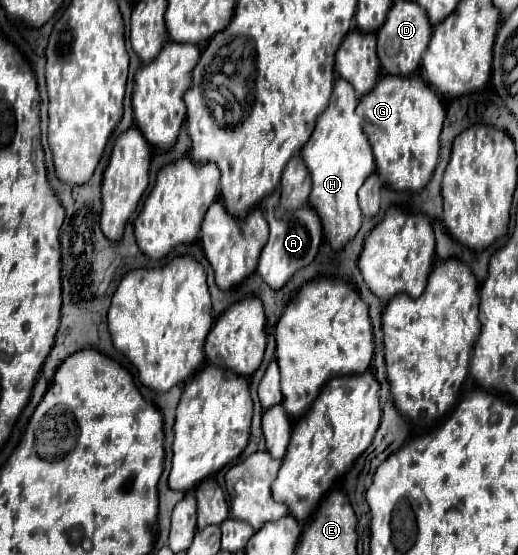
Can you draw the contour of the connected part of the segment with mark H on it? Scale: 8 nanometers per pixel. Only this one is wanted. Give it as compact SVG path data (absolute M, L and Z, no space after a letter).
M338 77L334 81L330 105L318 117L316 129L302 149L302 157L312 175L312 193L308 197L308 203L320 213L324 235L334 249L342 249L344 243L358 233L362 223L362 213L358 207L358 189L364 183L364 177L374 171L372 147L364 137L360 117L354 113L356 101L358 95L352 85Z

